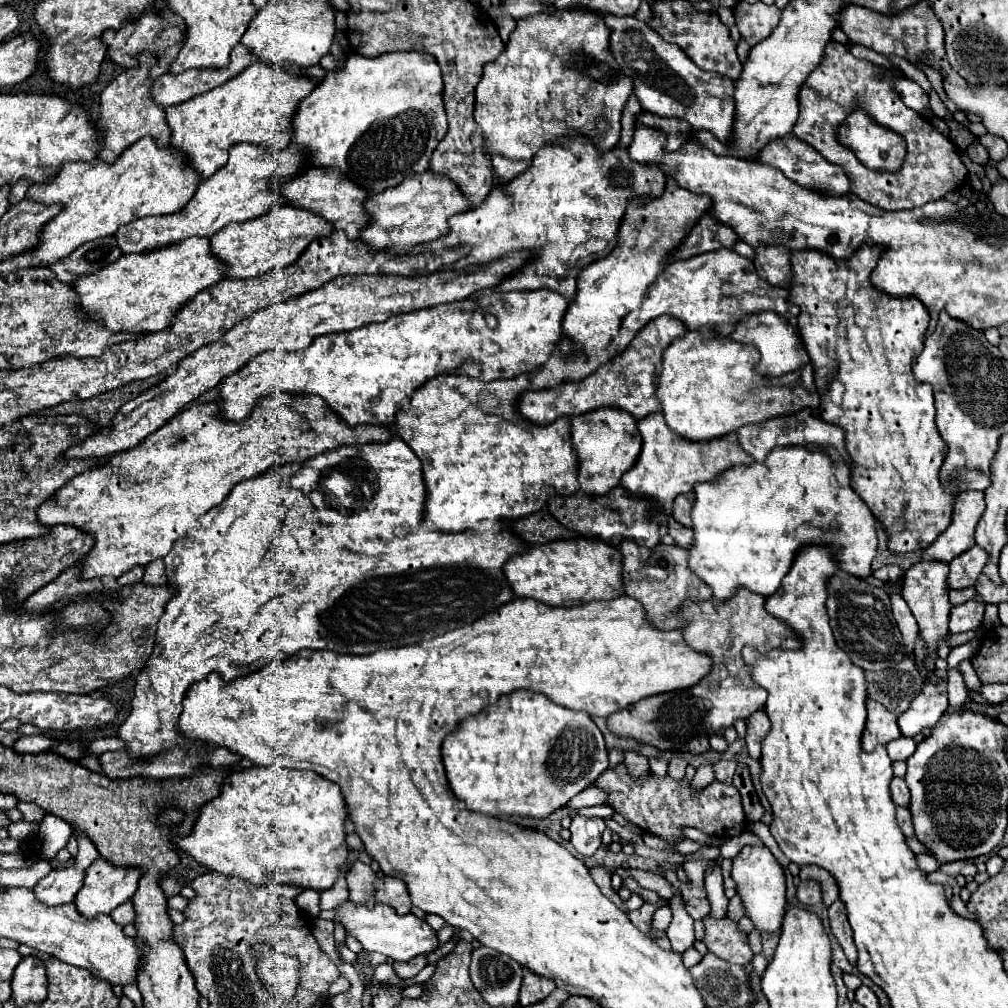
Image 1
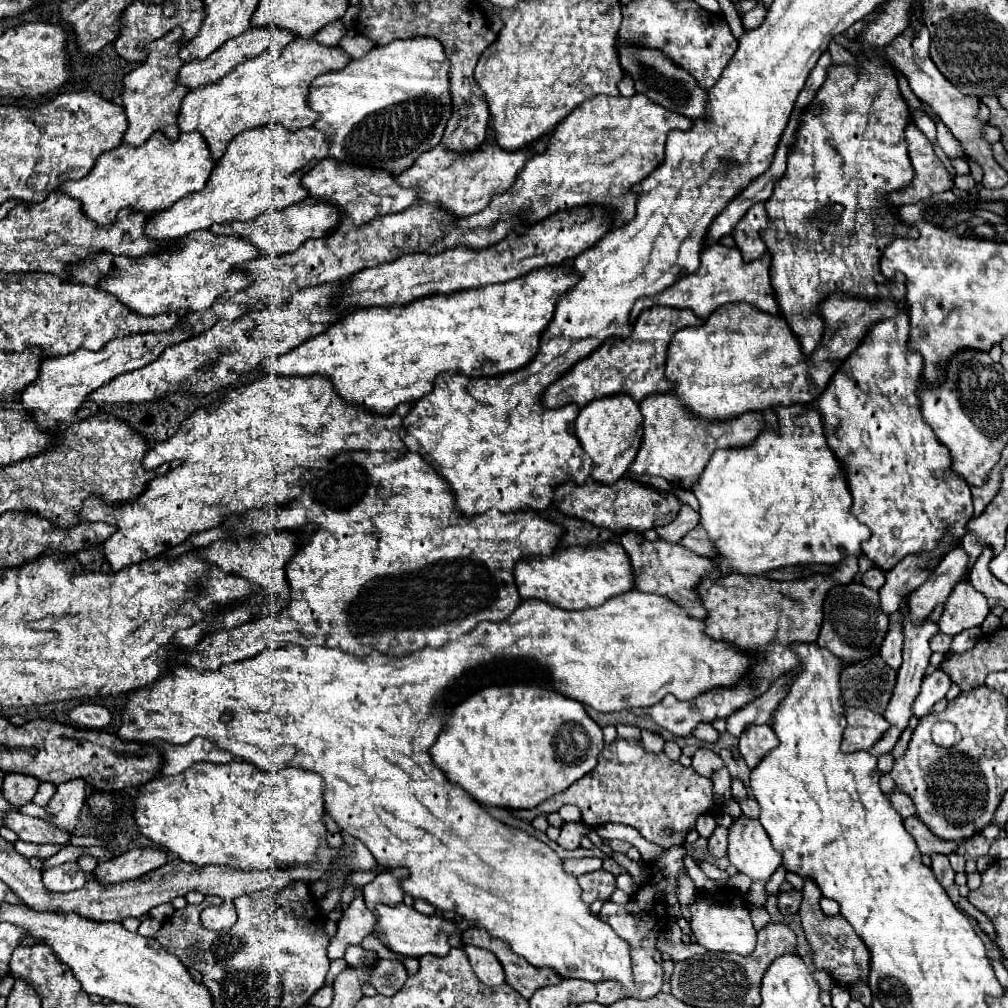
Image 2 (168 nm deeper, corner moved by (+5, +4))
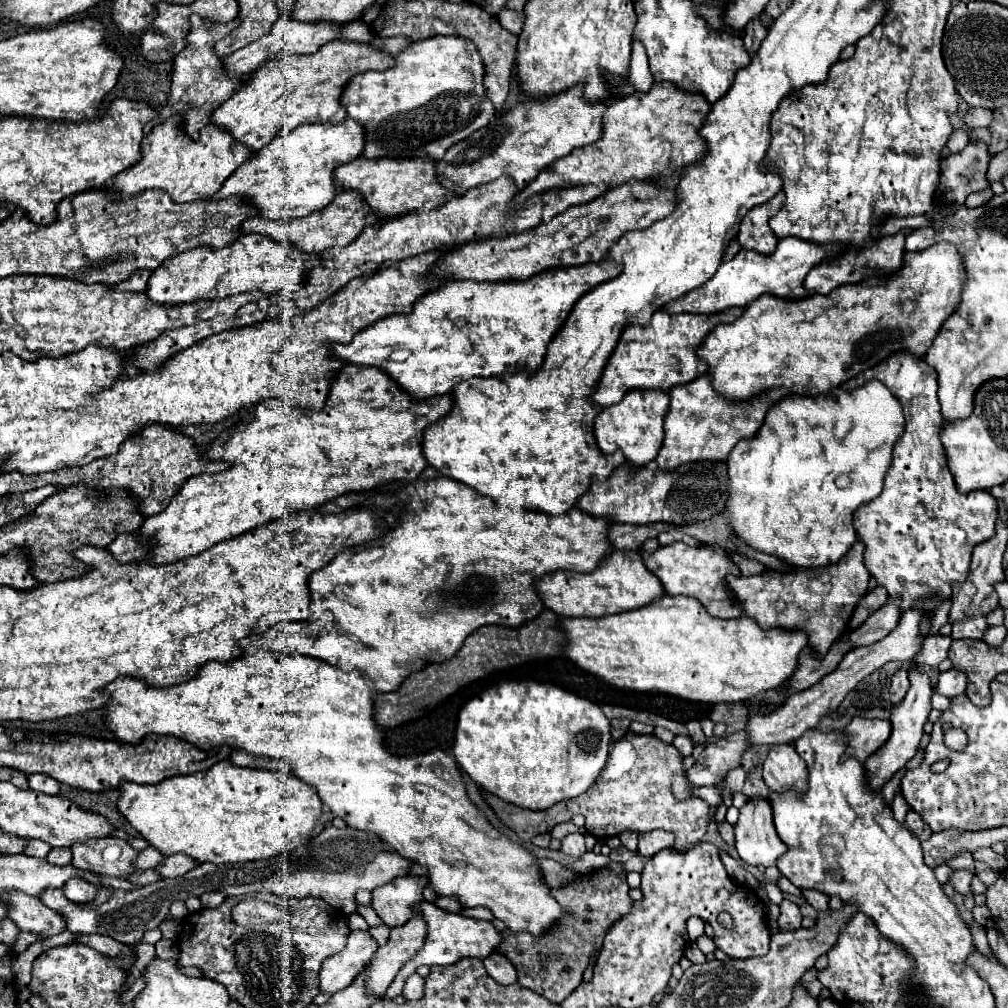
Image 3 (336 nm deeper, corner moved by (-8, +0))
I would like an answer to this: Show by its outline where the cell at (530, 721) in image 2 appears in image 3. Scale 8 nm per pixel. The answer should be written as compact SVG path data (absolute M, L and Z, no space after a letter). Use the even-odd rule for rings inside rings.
M506 681L462 707L452 753L484 791L538 811L590 789L606 765L610 741L610 721L596 703L550 683Z

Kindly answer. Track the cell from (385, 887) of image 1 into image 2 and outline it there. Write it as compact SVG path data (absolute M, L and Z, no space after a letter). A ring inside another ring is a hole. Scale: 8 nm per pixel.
M389 869L379 873L371 883L363 887L363 899L367 907L373 911L375 905L385 903L385 905L397 905L403 901L403 891L401 891L401 879L409 875L405 869Z

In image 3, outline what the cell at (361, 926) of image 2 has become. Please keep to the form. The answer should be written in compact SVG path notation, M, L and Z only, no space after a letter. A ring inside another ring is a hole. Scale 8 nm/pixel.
M352 931L348 937L348 943L344 951L328 957L322 963L320 971L320 989L322 993L336 993L362 973L366 963L370 961L370 955L378 949L378 941L372 937L372 933L366 931Z

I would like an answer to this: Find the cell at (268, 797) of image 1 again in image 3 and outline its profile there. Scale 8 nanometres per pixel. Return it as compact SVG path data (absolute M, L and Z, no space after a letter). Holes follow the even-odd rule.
M220 761L218 765L190 775L178 775L164 779L156 785L124 783L120 787L120 813L130 821L130 825L162 855L184 853L198 863L244 863L278 857L284 851L294 851L300 845L310 843L312 833L322 817L322 799L312 785L302 783L292 773L284 771L262 771L236 767L230 761Z

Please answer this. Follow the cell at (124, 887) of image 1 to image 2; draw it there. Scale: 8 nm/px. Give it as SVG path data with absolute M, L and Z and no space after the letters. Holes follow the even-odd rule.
M153 847L131 849L111 861L99 863L95 877L103 883L121 883L121 881L137 879L153 869L159 869L167 861L169 861L169 855L159 849L153 849Z

